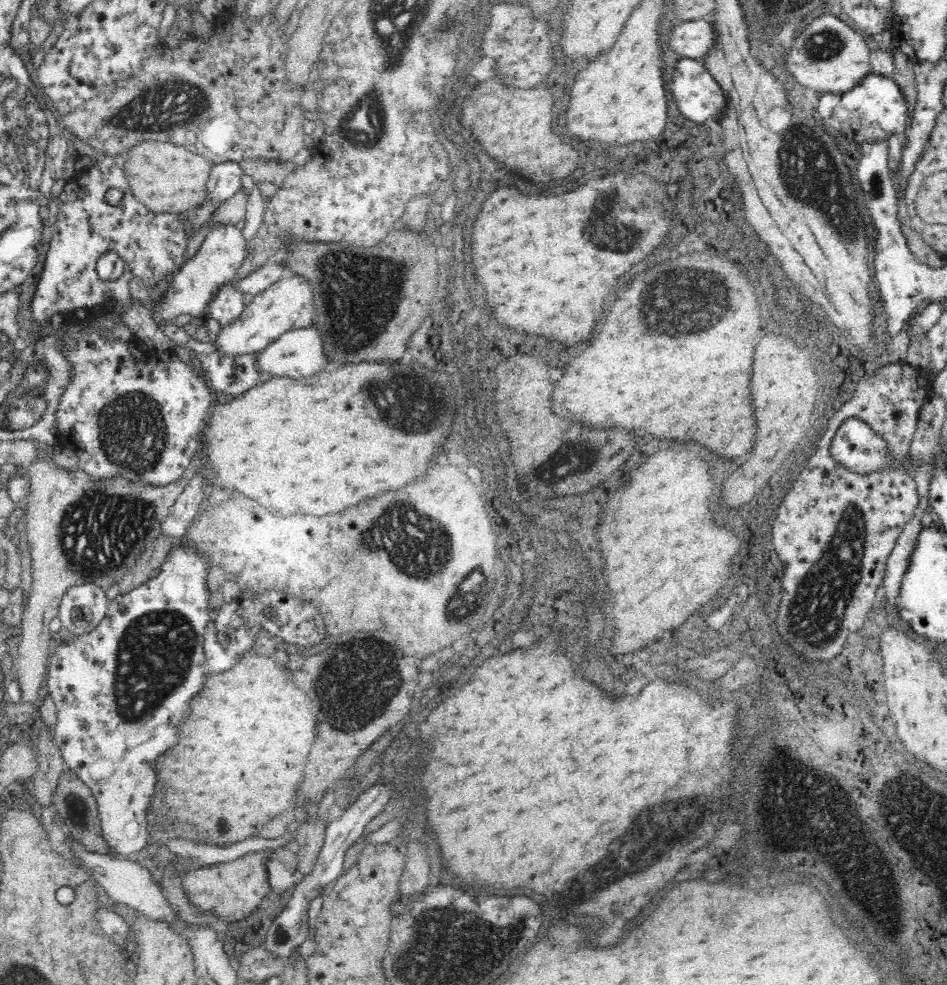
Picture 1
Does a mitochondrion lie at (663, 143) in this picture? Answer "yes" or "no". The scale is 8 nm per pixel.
no

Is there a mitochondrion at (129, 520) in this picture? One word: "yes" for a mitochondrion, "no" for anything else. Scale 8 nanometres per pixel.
yes

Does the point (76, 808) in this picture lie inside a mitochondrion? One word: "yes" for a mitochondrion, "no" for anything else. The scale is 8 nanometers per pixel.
yes

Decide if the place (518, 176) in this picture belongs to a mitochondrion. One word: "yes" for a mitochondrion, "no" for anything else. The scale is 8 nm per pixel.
no

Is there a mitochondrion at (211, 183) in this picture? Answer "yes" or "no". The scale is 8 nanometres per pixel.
no

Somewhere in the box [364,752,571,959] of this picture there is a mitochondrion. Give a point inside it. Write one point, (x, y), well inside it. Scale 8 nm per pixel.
(430, 936)

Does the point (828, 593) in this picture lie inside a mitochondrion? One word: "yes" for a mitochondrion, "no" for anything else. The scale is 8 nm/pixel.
yes

